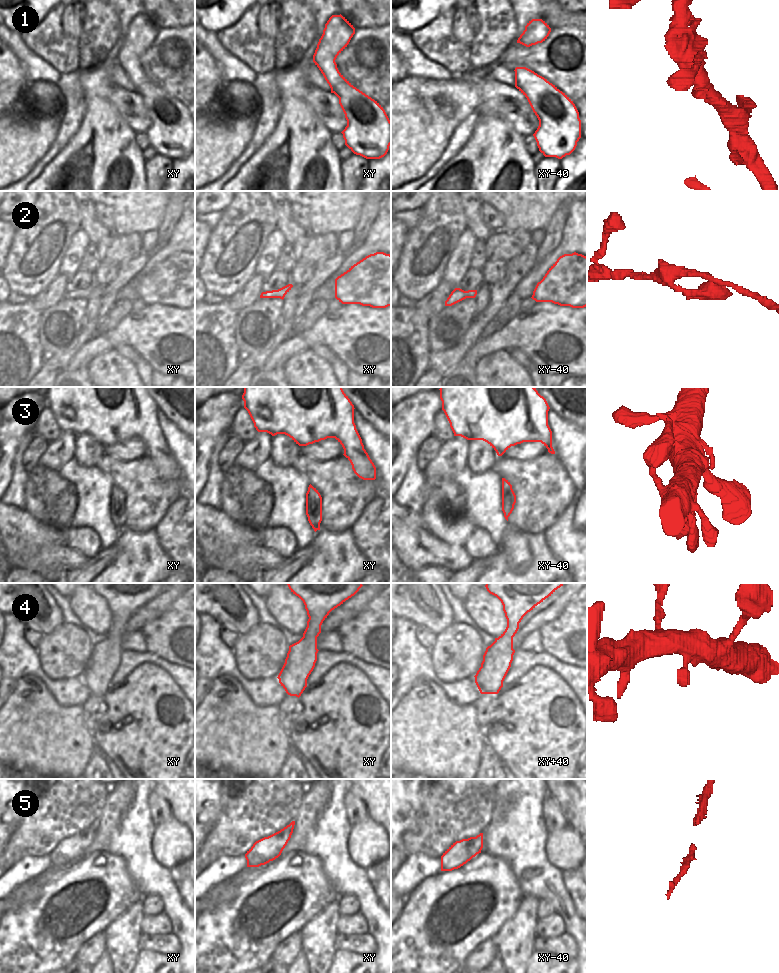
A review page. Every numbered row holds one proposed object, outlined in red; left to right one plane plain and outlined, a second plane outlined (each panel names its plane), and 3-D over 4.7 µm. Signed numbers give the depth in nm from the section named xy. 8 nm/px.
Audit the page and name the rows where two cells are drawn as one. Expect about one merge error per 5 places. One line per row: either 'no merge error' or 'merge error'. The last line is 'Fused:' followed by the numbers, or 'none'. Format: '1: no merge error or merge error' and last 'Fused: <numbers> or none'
1: no merge error
2: no merge error
3: no merge error
4: no merge error
5: no merge error
Fused: none

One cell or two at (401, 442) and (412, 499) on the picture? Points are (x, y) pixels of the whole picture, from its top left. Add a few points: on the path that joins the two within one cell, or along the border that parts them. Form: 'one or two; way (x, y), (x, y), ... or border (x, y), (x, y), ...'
two; border (415, 455), (412, 457), (401, 483)

